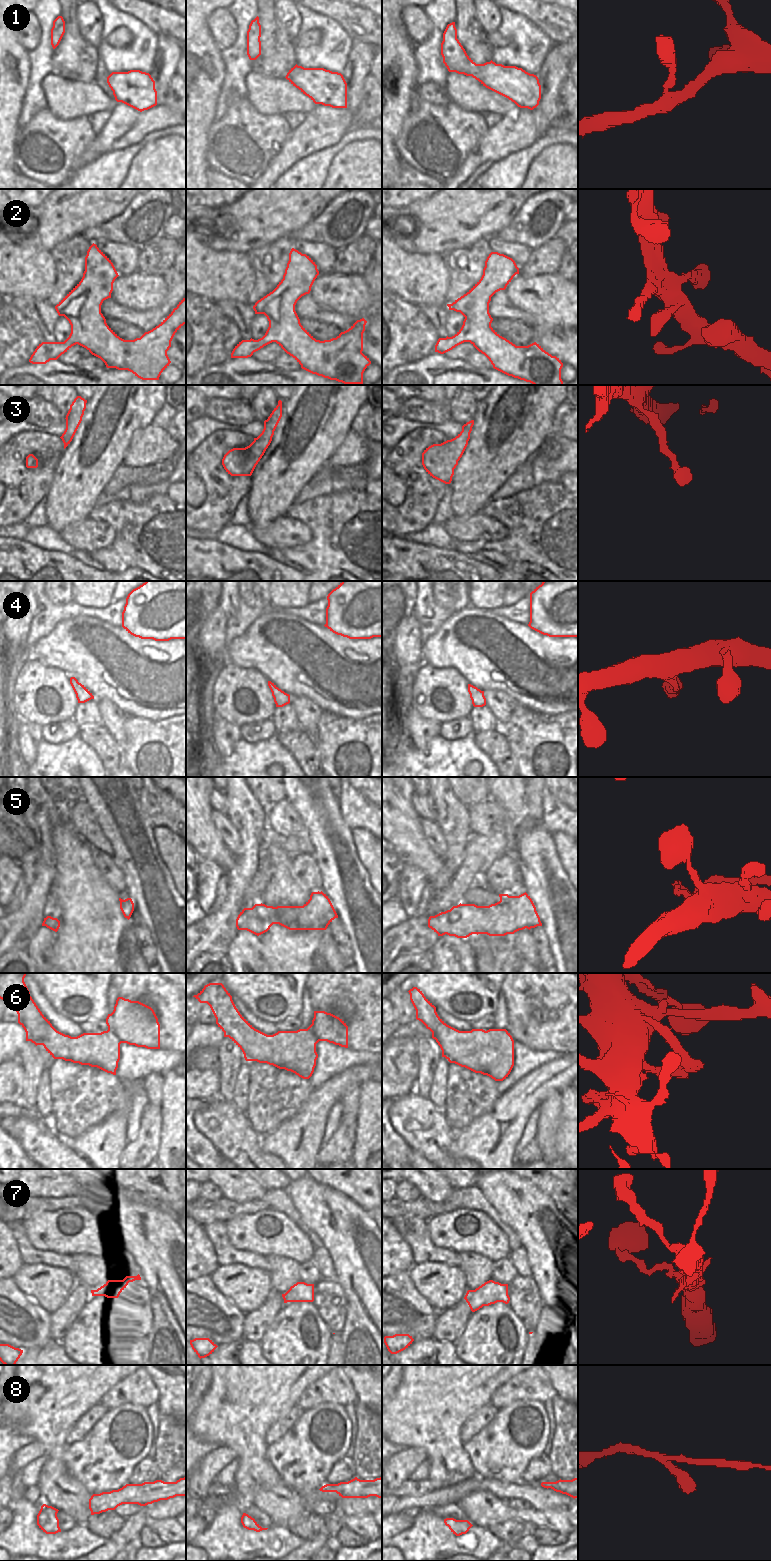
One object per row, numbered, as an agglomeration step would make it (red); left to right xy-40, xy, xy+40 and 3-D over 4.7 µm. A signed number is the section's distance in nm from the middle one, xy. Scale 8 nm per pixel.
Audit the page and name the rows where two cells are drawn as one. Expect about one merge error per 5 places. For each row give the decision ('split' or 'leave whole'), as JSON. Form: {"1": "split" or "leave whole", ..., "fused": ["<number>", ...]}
{"1": "leave whole", "2": "leave whole", "3": "leave whole", "4": "leave whole", "5": "split", "6": "leave whole", "7": "leave whole", "8": "leave whole", "fused": ["5"]}

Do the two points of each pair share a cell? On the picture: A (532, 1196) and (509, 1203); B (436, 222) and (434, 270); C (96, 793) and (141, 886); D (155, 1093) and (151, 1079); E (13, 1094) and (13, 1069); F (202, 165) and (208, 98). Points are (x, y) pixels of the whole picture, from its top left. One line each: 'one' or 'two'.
A: one
B: two
C: one
D: one
E: one
F: one

